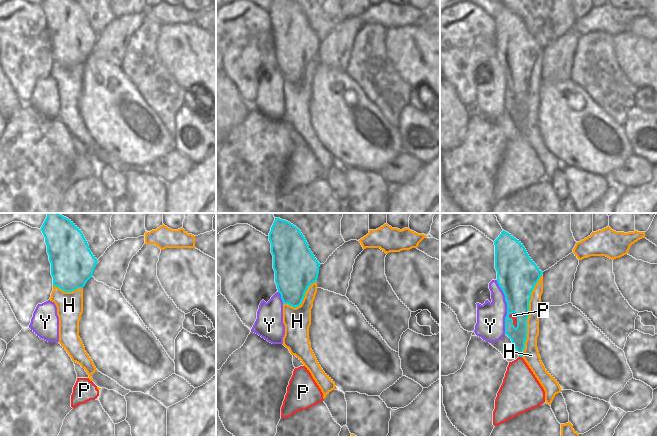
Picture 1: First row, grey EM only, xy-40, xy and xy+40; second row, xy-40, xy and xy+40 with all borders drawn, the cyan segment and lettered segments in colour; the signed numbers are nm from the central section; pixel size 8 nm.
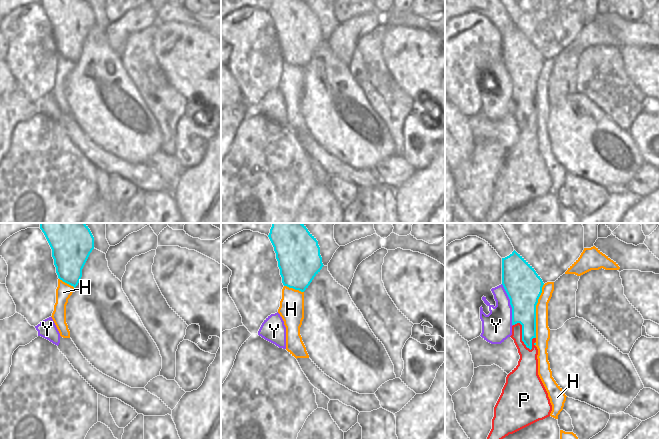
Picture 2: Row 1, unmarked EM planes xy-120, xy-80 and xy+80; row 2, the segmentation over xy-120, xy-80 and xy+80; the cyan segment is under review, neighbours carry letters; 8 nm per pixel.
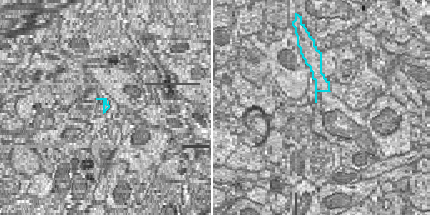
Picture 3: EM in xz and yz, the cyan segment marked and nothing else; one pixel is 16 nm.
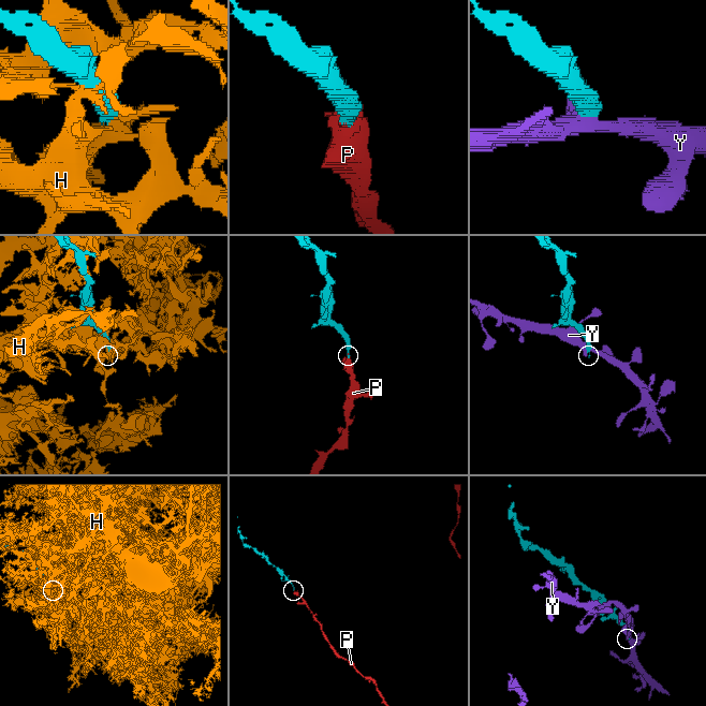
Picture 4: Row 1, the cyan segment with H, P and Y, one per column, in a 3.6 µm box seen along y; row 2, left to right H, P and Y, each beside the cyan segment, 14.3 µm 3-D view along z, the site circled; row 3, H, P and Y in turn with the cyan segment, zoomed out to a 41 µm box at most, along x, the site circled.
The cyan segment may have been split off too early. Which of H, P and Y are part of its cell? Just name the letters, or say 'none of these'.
P

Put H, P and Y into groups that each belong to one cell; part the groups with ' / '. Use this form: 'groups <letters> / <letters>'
groups H / P / Y

